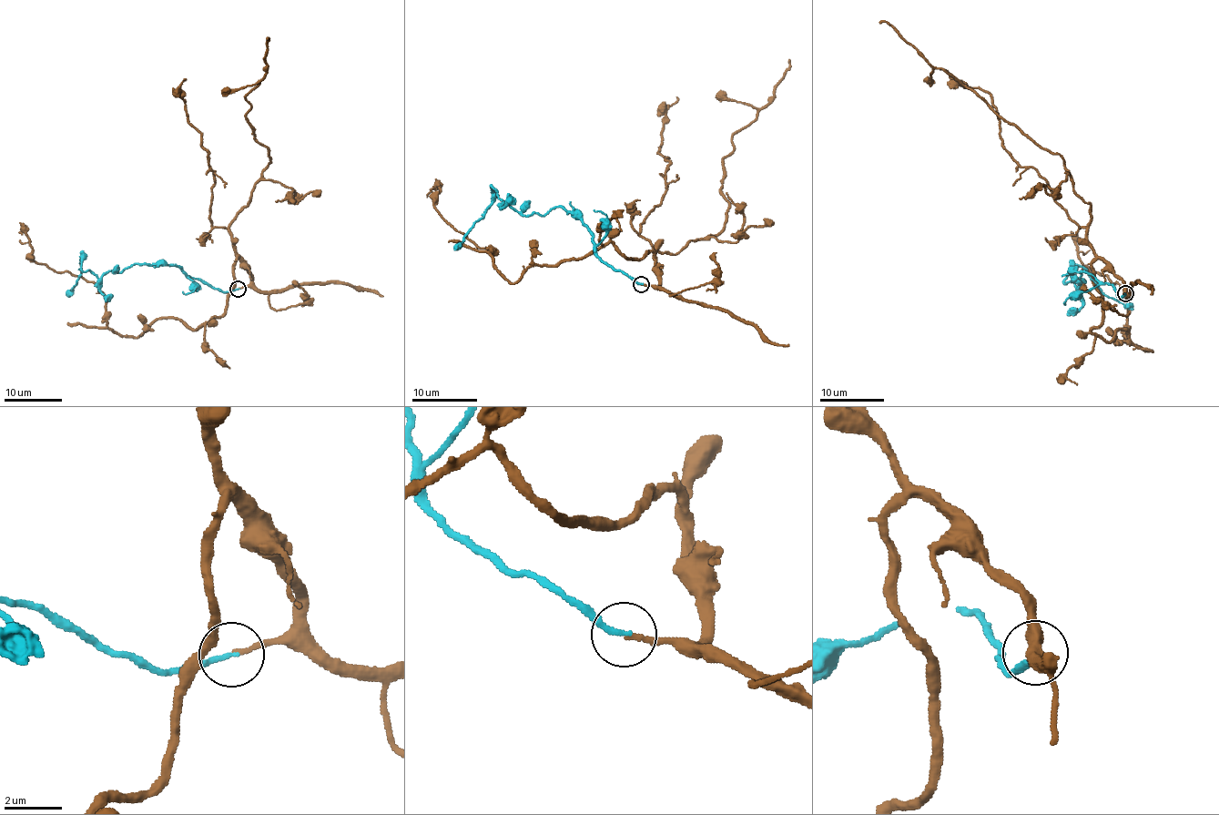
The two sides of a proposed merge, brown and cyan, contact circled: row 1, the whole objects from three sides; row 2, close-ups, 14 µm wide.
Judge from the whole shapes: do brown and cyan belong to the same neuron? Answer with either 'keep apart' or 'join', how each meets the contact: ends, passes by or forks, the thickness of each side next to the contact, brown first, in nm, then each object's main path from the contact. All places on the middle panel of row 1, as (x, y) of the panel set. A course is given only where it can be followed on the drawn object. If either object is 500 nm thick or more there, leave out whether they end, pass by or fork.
join | brown ends | cyan ends | 180/180 nm | brown via (641, 283), (658, 284), (653, 252), (627, 259), (609, 241), (533, 265), (514, 282), (434, 206), (436, 179) | cyan via (641, 283), (606, 265), (577, 217), (562, 207), (523, 215), (491, 187), (492, 203), (453, 249)

